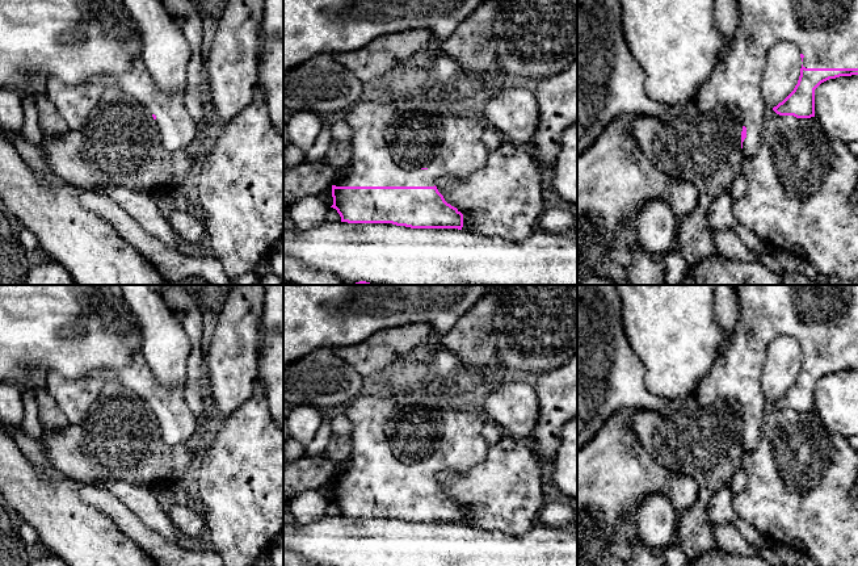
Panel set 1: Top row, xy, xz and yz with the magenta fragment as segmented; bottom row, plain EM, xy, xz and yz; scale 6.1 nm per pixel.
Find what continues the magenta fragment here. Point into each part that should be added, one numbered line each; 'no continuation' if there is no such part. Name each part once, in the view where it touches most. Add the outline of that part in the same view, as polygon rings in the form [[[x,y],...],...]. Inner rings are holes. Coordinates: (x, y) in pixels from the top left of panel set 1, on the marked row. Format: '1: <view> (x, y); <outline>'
1: xz (462, 151); [[[359,101],[352,110],[341,114],[353,131],[352,160],[348,175],[341,181],[335,180],[333,185],[434,186],[441,177],[464,179],[485,164],[488,150],[481,141],[485,127],[475,118],[449,113],[437,117],[442,129],[442,142],[434,158],[419,168],[407,169],[400,167],[387,143],[388,130],[401,118],[413,116],[413,113],[398,110],[390,104],[378,101]]]

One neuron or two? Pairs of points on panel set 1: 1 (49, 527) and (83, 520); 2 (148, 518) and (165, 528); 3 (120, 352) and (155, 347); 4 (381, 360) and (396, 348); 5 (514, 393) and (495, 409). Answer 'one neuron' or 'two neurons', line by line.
1: one neuron
2: one neuron
3: two neurons
4: one neuron
5: one neuron

